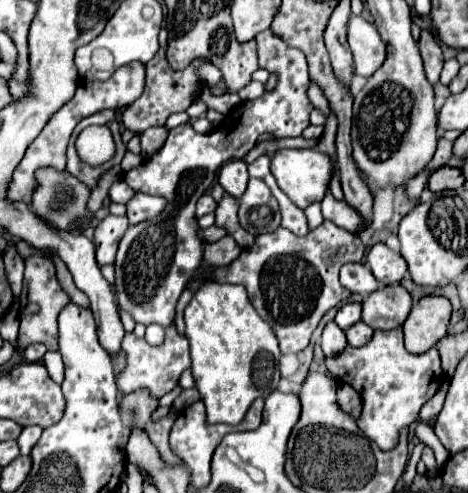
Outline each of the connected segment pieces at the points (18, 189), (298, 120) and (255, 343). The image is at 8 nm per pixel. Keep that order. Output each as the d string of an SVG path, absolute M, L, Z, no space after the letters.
M132 62L124 68L118 68L108 80L104 82L82 82L74 94L72 100L68 100L68 104L64 104L54 116L52 120L48 120L48 126L44 126L44 130L40 132L40 136L28 146L28 152L24 154L22 162L16 166L14 170L14 176L12 176L12 184L8 188L8 198L10 200L22 200L22 202L30 202L30 194L32 194L32 188L36 186L36 180L34 180L34 172L42 166L54 166L58 170L64 170L66 168L66 144L70 140L70 134L72 130L76 128L76 124L86 118L86 116L92 116L100 110L106 110L106 108L122 108L122 106L128 106L132 104L144 90L144 64L140 62Z
M272 30L256 36L258 64L278 76L274 90L264 96L242 102L242 108L230 112L224 122L208 134L198 134L192 122L184 122L168 132L164 146L146 158L140 166L124 172L124 180L132 190L148 192L166 198L166 208L160 216L130 226L116 254L116 298L118 304L128 310L136 322L158 322L168 326L174 322L176 302L190 282L192 274L202 262L202 240L198 236L198 218L194 214L198 198L208 192L216 172L232 160L240 160L258 140L260 134L274 134L276 138L300 136L310 126L308 118L312 110L306 110L308 102L308 74L304 52L286 46Z
M204 284L184 310L190 340L192 376L206 406L208 424L240 424L256 398L278 388L278 342L272 328L256 314L248 294L236 284Z

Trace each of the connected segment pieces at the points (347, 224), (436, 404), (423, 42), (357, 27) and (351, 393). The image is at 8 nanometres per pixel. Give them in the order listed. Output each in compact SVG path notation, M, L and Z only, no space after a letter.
M330 188L327 189L326 196L322 200L322 216L328 218L330 222L334 222L336 226L340 226L348 232L354 232L354 234L358 234L362 230L362 226L366 226L364 218L358 212L350 210L350 206L344 200L336 200L332 196Z
M447 380L442 383L440 390L436 392L436 396L434 396L432 400L428 400L428 402L422 406L418 420L422 420L422 422L424 422L424 420L428 420L430 416L434 416L434 414L438 414L438 412L442 410L442 404L444 404L449 385L450 382Z
M422 30L420 32L420 52L422 52L422 60L424 60L424 72L426 72L426 78L436 84L438 82L438 76L440 76L440 70L442 70L442 64L444 64L444 56L442 56L442 50L434 38L434 34L430 30Z
M350 16L348 44L354 56L354 70L358 72L358 76L372 76L384 62L384 42L380 40L376 26L362 16Z
M346 384L338 386L338 406L342 412L346 412L350 418L354 418L356 422L360 420L360 412L362 412L362 398L354 388L348 388Z

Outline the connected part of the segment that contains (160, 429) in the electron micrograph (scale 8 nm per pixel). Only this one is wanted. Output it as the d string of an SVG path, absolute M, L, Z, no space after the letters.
M172 406L158 408L152 414L150 422L146 424L146 432L148 432L148 438L152 440L152 444L158 448L160 456L164 458L164 462L168 462L172 466L180 466L182 460L170 450L170 444L168 444L168 436L170 436L174 420L176 420L176 412L172 410Z

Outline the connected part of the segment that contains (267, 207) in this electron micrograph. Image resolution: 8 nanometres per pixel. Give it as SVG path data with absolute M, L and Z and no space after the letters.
M250 178L246 192L238 202L240 202L240 212L238 212L240 226L244 230L248 230L254 236L264 232L276 232L282 218L280 208L270 188L262 180Z

